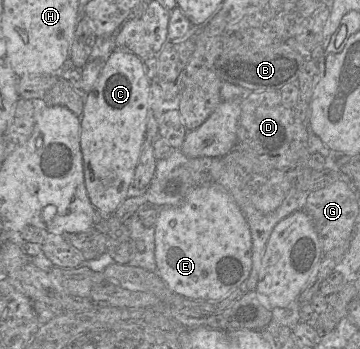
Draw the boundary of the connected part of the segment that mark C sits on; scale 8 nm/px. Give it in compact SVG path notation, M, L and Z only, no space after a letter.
M114 49L104 61L97 82L84 94L80 116L84 181L88 197L100 216L111 216L127 196L146 139L150 91L151 80L145 73L143 60L128 50Z

